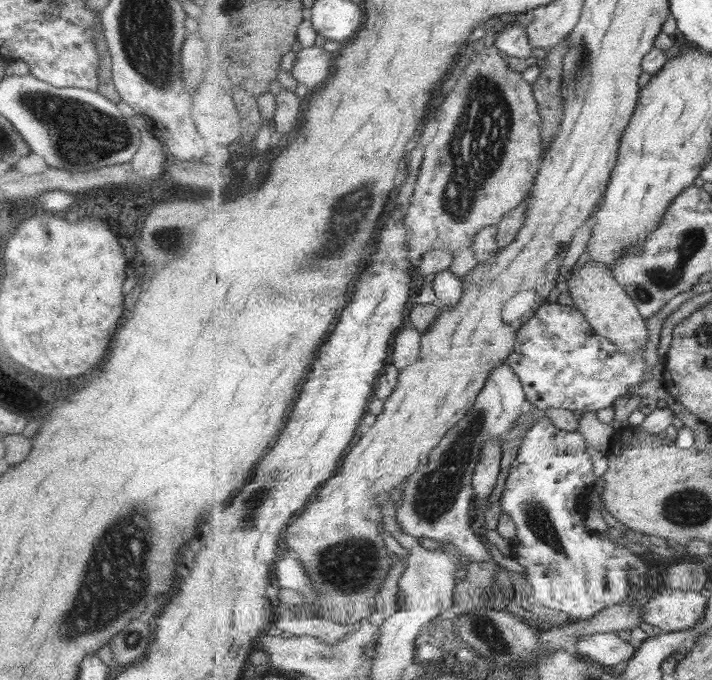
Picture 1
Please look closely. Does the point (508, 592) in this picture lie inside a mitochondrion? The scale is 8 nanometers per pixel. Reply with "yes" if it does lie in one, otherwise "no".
no

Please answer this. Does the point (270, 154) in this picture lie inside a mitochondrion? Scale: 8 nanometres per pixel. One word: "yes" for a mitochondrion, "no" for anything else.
no

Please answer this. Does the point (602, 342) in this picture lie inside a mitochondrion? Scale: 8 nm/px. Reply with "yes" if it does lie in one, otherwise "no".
no

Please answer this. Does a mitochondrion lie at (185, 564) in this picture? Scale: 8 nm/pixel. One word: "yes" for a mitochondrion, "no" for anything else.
no

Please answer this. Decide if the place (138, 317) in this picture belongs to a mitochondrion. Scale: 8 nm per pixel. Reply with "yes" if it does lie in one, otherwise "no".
no

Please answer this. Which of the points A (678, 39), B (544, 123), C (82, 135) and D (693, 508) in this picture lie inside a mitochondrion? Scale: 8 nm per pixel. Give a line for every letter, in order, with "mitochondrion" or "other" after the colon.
A: other
B: other
C: mitochondrion
D: mitochondrion

